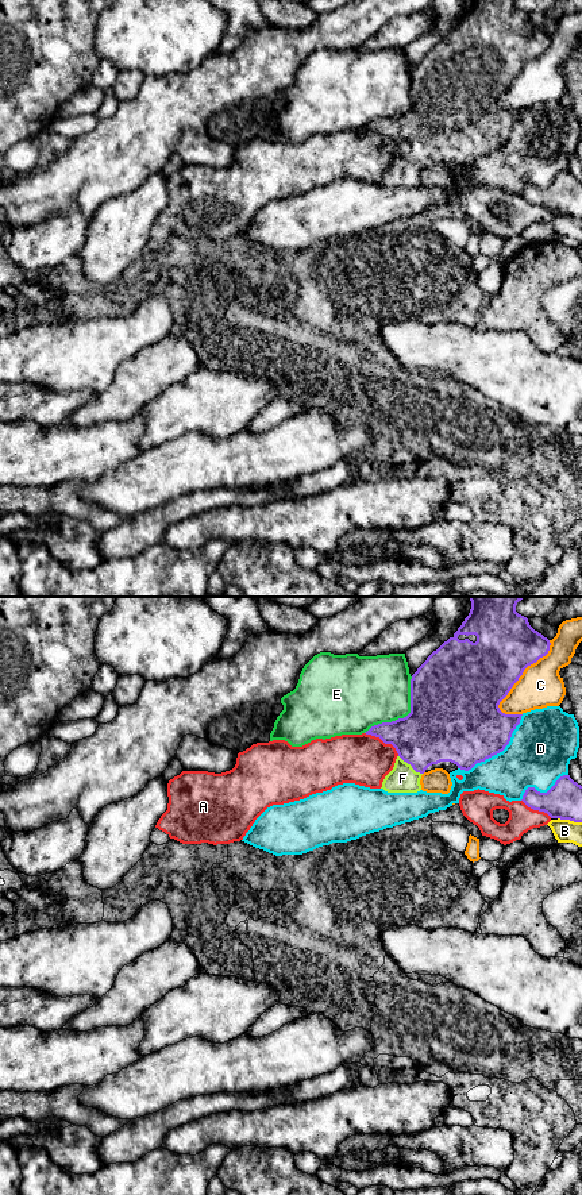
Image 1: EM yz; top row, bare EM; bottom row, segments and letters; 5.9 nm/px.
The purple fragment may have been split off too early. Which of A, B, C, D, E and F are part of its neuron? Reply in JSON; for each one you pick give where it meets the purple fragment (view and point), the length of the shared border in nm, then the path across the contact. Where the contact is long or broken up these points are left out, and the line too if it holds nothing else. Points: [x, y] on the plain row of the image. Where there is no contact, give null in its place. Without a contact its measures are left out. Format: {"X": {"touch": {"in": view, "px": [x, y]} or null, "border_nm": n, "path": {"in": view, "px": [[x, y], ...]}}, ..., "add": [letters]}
{"F": {"touch": {"in": "yz", "px": [411, 160]}, "border_nm": 180, "path": {"in": "yz", "px": [[435, 126], [417, 143], [411, 160], [403, 173]]}}, "add": ["F"]}

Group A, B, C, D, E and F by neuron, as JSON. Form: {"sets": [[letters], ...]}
{"sets": [["A"], ["B"], ["C"], ["D"], ["E"], ["F"]]}

